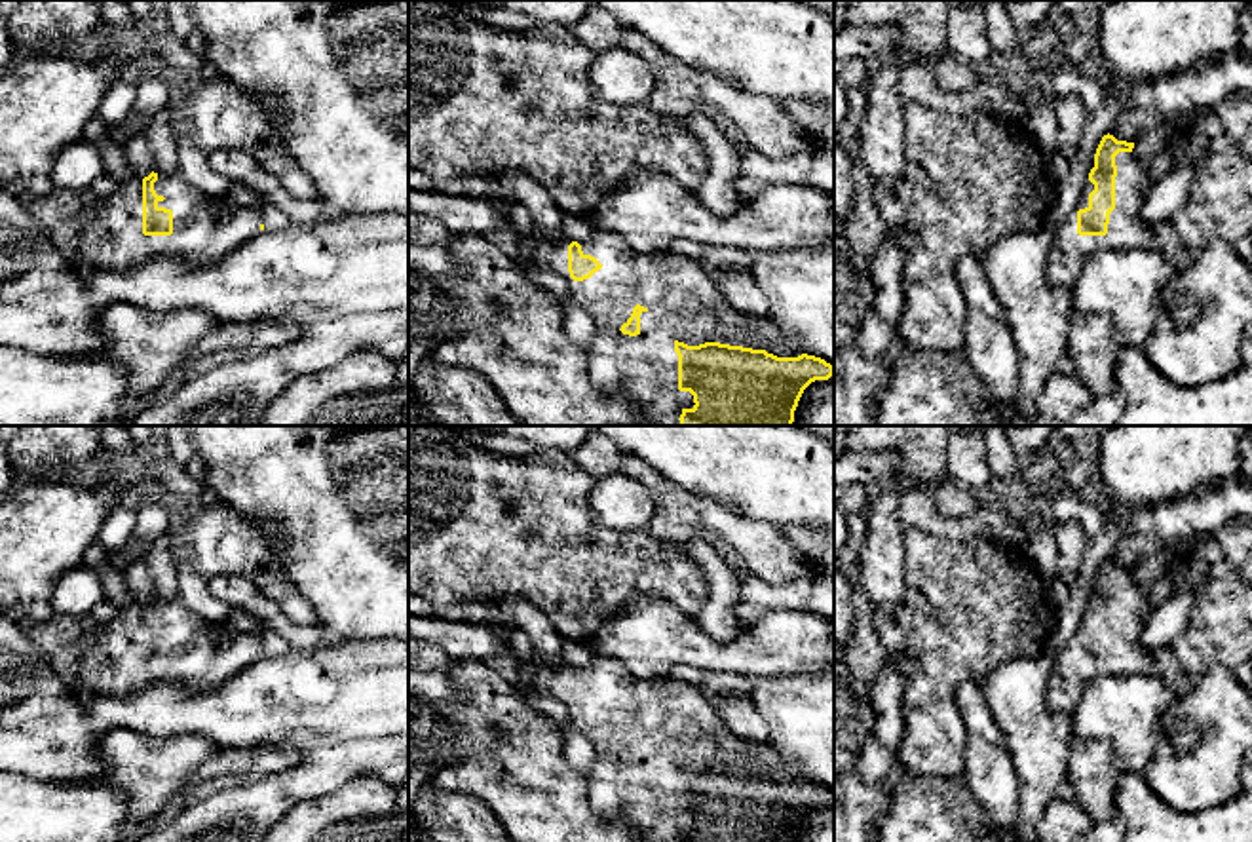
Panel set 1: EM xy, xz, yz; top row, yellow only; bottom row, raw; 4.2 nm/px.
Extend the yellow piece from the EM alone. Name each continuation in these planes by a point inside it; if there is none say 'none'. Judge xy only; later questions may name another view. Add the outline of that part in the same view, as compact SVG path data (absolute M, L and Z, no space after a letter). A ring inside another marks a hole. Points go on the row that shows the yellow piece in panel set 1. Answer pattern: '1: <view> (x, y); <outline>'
1: xy (204, 229); M179 173L158 177L154 190L165 198L158 201L158 207L173 211L171 236L142 234L142 179L131 177L118 192L99 201L95 219L82 228L78 249L70 255L63 253L63 257L72 260L80 270L108 270L118 274L154 262L161 255L180 262L201 264L222 258L260 230L262 219L256 207L236 205L232 201L222 203L218 198L190 186Z

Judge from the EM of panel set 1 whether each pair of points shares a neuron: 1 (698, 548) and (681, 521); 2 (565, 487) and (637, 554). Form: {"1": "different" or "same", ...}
{"1": "different", "2": "same"}

